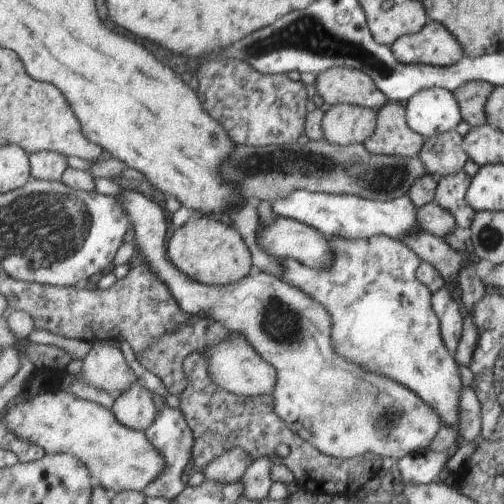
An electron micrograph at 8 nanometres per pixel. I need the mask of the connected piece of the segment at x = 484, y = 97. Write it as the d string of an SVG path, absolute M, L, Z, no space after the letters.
M481 81L467 82L452 92L461 108L462 120L471 128L486 125L485 106L493 87Z

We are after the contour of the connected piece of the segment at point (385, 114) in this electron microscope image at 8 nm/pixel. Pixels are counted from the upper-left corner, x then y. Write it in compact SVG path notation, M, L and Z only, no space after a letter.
M387 100L379 109L375 134L362 145L370 154L413 158L421 152L423 138L406 122L405 105Z

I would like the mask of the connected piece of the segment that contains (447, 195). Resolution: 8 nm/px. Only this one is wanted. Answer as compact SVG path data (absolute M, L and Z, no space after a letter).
M459 171L451 176L443 176L437 182L434 202L453 218L457 228L470 228L476 212L466 202L469 176Z

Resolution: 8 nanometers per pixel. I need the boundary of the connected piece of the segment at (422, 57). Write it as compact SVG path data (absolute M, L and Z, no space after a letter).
M428 20L419 33L400 37L390 45L399 63L447 67L459 62L463 48L443 24Z

